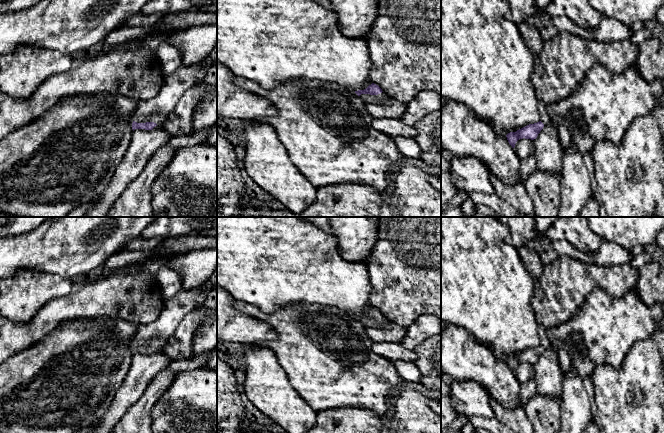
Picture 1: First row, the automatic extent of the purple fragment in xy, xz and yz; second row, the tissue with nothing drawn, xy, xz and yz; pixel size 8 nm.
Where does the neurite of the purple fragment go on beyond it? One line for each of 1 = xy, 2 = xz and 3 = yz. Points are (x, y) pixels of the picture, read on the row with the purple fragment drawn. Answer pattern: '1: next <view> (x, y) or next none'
1: next xy (157, 109)
2: next xz (381, 97)
3: next yz (545, 118)

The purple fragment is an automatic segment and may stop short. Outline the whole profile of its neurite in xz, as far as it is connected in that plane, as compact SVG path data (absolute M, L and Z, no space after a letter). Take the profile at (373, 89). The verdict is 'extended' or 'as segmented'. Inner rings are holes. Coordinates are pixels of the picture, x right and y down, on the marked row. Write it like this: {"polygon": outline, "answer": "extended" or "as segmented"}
{"polygon": "M372 83L364 90L355 91L355 93L366 103L367 102L384 102L385 100L389 99L390 97L385 94L382 89Z", "answer": "extended"}

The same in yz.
{"polygon": "M539 101L538 109L541 115L541 119L539 122L529 124L517 130L516 132L510 132L506 135L507 140L509 144L512 146L512 148L515 147L515 144L519 139L536 139L543 127L550 124L550 116L547 110L547 105L542 101Z", "answer": "extended"}

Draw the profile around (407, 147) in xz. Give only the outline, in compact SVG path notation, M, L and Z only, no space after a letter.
M396 138L395 144L404 157L420 158L421 150L415 139Z

